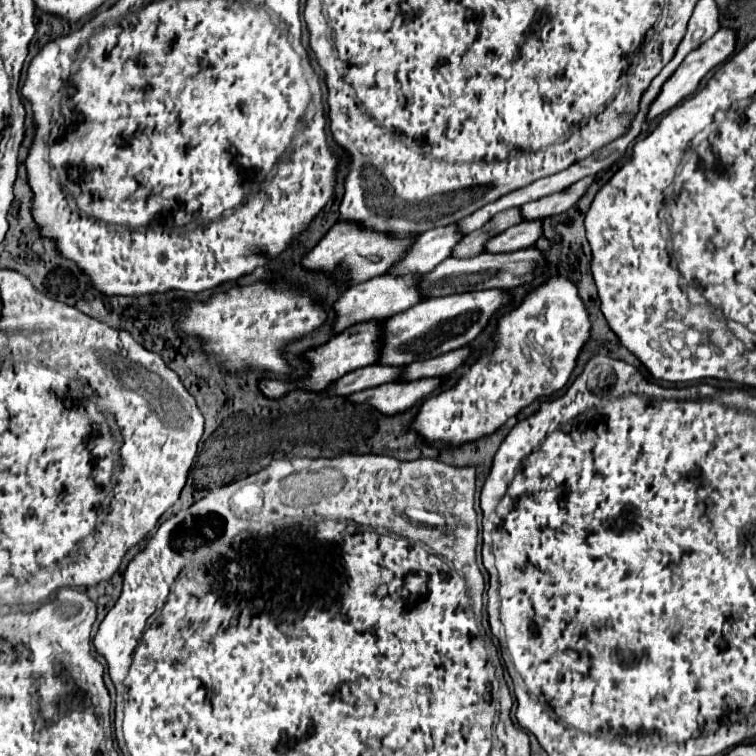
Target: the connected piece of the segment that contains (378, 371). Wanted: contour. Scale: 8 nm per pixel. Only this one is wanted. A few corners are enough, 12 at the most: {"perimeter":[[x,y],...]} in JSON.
{"perimeter":[[367,365],[335,381],[335,393],[397,381],[401,367]]}

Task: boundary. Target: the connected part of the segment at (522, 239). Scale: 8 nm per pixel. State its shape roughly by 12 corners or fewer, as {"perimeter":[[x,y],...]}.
{"perimeter":[[523,221],[487,239],[487,253],[531,247],[541,237],[541,221]]}

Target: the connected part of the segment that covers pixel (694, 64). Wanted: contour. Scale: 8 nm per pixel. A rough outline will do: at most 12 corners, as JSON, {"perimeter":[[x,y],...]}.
{"perimeter":[[719,29],[683,59],[649,105],[647,123],[677,107],[733,53],[735,31]]}

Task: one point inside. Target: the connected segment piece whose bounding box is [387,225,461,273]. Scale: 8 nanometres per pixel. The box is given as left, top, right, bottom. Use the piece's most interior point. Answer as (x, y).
(429, 248)

